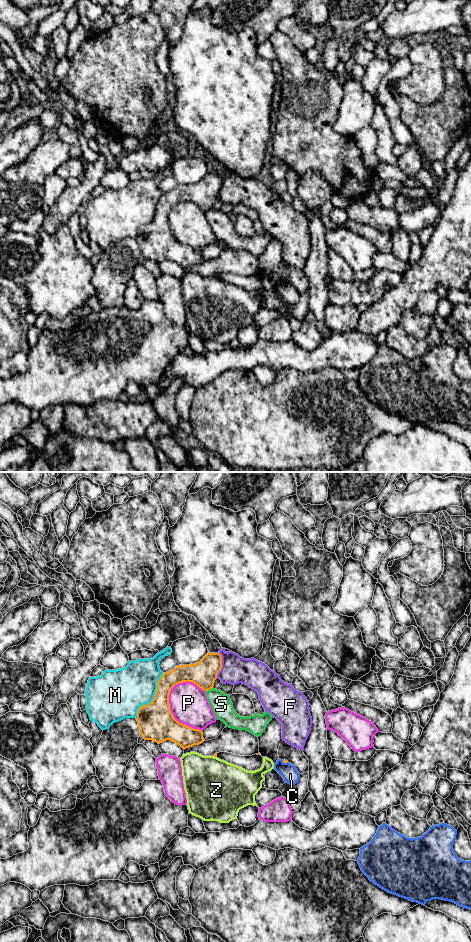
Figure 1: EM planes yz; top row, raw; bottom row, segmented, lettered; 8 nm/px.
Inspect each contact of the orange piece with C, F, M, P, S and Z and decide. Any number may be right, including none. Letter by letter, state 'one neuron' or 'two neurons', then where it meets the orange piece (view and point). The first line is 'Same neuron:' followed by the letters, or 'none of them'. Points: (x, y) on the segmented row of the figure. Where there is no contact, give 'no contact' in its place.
Same neuron: none of them
C: two neurons; contact yz (285, 762)
F: two neurons; contact yz (221, 665)
M: two neurons; contact yz (154, 698)
P: two neurons; contact yz (172, 715)
S: two neurons; contact yz (208, 689)
Z: two neurons; contact yz (215, 756)

